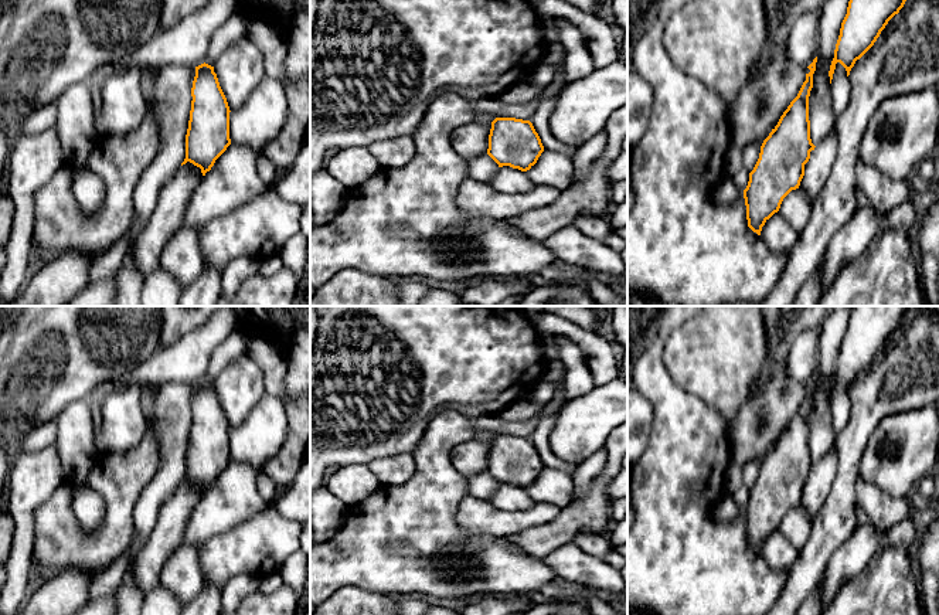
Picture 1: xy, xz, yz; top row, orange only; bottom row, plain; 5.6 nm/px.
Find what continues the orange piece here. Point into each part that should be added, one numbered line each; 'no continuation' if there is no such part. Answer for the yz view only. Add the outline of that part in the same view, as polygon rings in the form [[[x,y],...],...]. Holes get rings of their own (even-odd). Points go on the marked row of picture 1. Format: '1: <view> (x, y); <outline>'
1: yz (816, 170); [[[834,129],[810,152],[804,164],[804,176],[800,186],[812,201],[816,200],[829,179],[837,153],[837,136]]]

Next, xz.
1: xz (509, 180); [[[510,166],[499,167],[497,174],[490,180],[490,184],[494,190],[504,194],[521,194],[535,187],[527,176],[527,171]]]

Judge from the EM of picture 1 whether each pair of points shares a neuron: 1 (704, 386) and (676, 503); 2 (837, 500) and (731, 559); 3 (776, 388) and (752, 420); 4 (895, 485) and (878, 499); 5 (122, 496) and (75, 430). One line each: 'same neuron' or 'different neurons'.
1: different neurons
2: different neurons
3: same neuron
4: different neurons
5: different neurons

